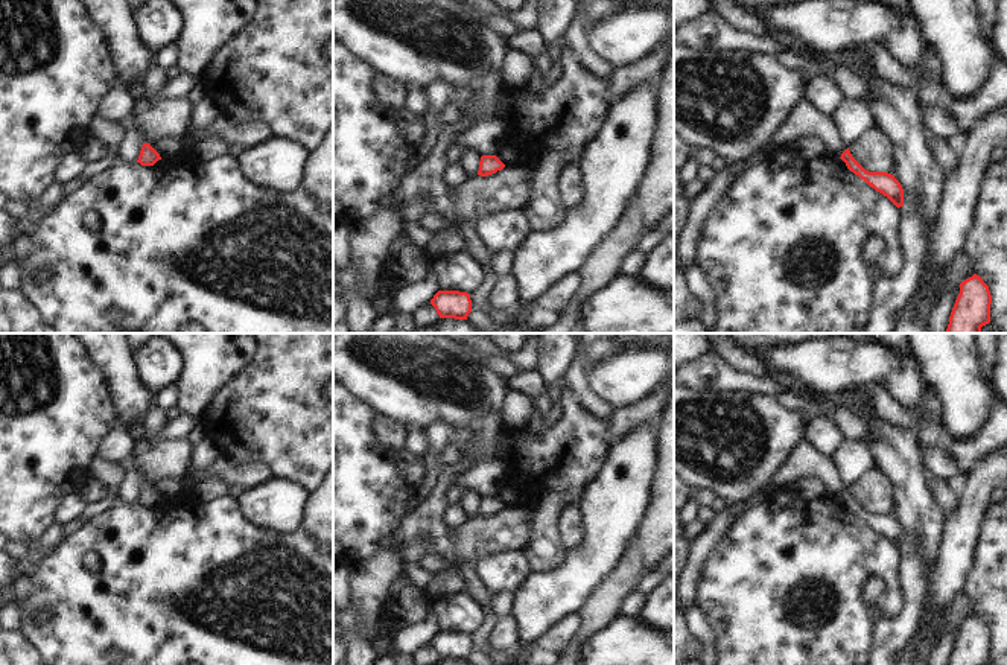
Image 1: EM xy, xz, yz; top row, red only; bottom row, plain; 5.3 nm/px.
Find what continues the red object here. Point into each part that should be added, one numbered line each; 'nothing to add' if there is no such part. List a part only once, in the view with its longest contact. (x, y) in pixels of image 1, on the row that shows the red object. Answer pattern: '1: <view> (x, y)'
nothing to add

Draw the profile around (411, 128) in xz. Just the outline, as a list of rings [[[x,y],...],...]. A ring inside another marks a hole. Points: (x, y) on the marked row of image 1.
[[[395,110],[394,120],[402,138],[408,145],[420,142],[424,132],[424,120],[421,116],[414,116],[405,110]]]

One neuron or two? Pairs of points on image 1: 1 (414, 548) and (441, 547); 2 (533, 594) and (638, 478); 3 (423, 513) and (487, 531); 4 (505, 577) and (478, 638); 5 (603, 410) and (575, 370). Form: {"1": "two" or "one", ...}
{"1": "two", "2": "one", "3": "one", "4": "two", "5": "one"}

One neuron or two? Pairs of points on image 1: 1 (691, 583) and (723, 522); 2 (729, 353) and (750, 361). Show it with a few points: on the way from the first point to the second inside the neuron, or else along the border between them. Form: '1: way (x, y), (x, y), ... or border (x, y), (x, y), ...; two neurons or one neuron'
1: way (694, 568), (700, 548), (711, 537); one neuron
2: way (733, 353), (746, 361); one neuron

